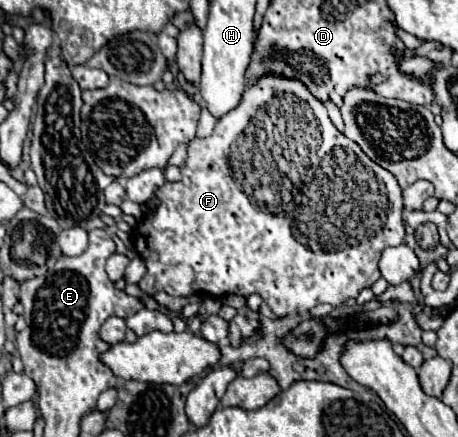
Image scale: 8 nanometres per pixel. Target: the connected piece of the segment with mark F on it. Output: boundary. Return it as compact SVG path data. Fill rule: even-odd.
M265 76L259 78L253 86L247 86L243 92L241 104L225 114L211 136L207 138L193 138L189 142L189 154L185 162L181 164L181 180L179 182L167 182L159 188L155 194L159 204L157 208L145 216L133 230L133 240L139 256L145 260L147 272L137 284L147 296L153 296L153 292L167 292L169 296L177 298L189 298L193 294L209 294L213 298L219 296L229 296L229 294L259 294L263 298L259 314L277 320L287 314L303 314L313 310L319 304L333 304L339 306L347 298L355 298L359 290L371 288L375 280L379 280L379 256L387 246L397 246L405 238L405 226L401 220L401 210L403 210L403 198L401 198L401 188L393 174L377 166L373 160L369 160L359 146L355 146L347 136L339 134L335 126L331 124L327 116L327 108L311 96L311 92L297 80L287 80L287 78L277 78L277 76ZM241 184L251 186L251 196L241 190Z

